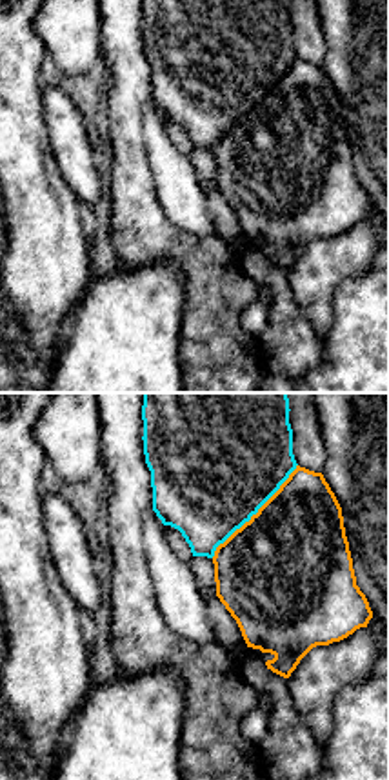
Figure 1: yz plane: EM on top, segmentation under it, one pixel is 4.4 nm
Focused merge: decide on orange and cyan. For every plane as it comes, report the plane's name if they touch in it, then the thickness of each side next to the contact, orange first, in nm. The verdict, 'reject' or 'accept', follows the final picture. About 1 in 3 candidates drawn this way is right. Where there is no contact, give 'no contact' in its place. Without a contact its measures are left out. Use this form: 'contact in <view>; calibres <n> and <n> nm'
contact in yz; calibres 500 and 480 nm

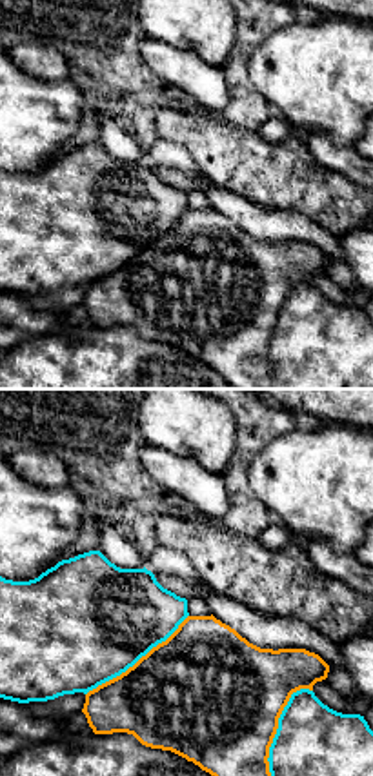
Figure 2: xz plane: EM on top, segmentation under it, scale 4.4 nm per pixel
contact in xz; calibres 500 and 500 nm

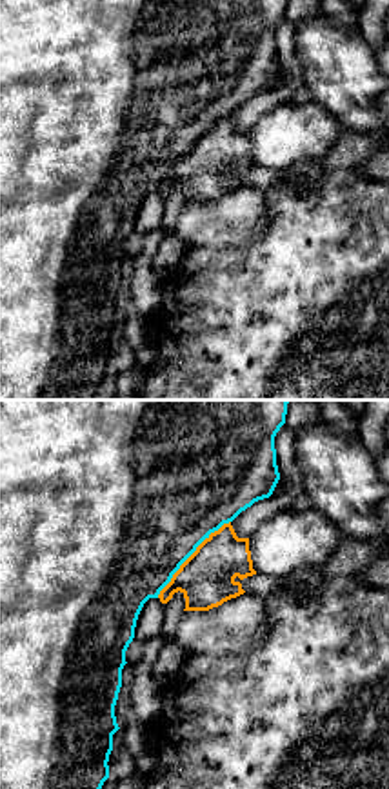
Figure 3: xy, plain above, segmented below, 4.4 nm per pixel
contact in xy; calibres 240 and 500 nm

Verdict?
reject

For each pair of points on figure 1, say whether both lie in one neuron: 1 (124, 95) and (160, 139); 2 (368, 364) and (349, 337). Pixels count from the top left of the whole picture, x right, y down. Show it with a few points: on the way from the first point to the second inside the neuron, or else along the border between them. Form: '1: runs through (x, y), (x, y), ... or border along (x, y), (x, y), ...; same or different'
1: border along (151, 102), (144, 113), (144, 150), (149, 162); different
2: runs through (368, 357), (357, 344); same

